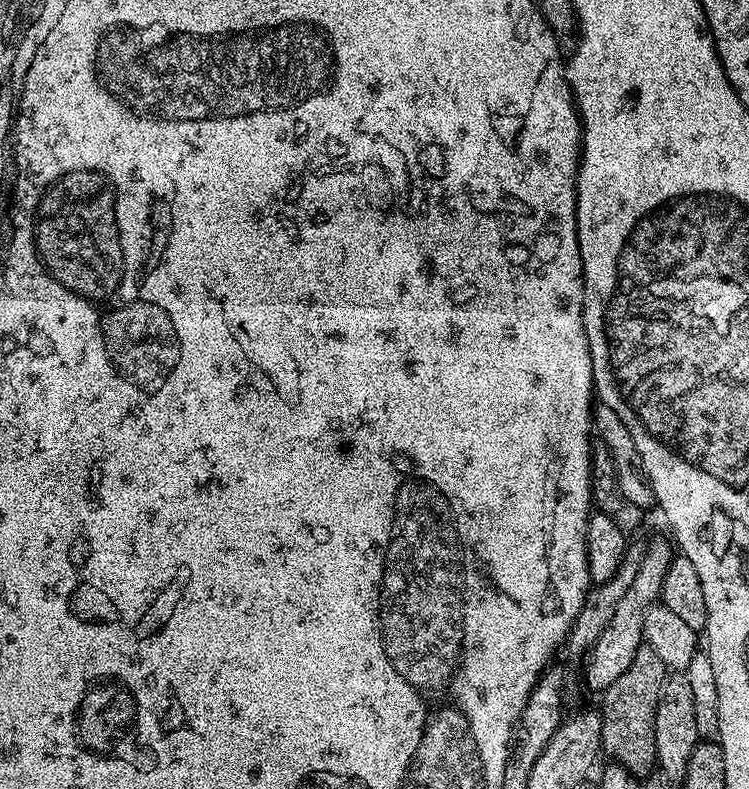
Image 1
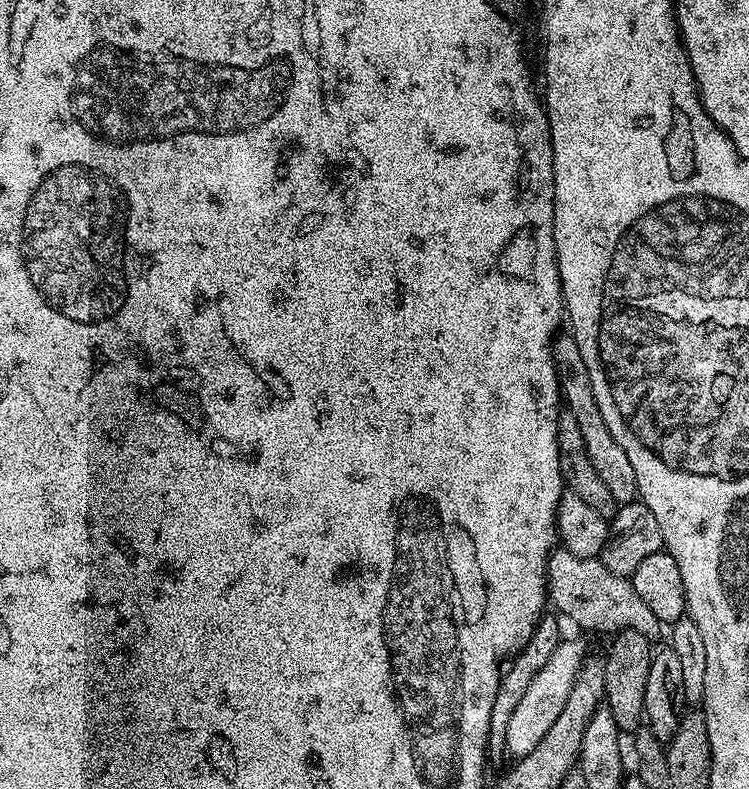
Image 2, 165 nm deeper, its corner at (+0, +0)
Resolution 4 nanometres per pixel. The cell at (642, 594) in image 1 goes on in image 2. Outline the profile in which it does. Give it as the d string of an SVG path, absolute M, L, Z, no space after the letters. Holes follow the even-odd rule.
M561 639L560 644L554 650L554 655L548 659L546 666L534 676L534 682L526 688L526 694L522 696L522 702L518 702L513 717L506 726L507 755L512 758L519 758L530 754L538 742L545 737L550 726L562 713L563 706L570 696L575 678L582 670L583 662L590 655L588 644L584 640Z

